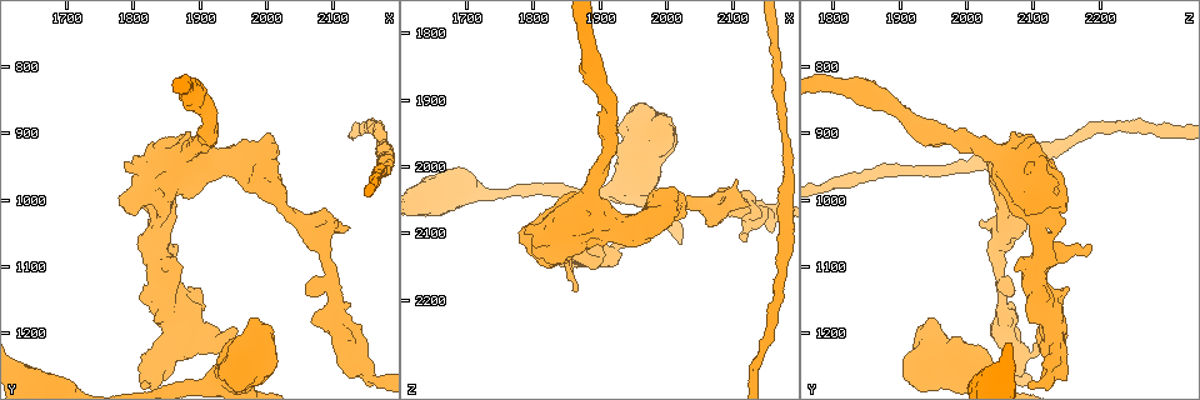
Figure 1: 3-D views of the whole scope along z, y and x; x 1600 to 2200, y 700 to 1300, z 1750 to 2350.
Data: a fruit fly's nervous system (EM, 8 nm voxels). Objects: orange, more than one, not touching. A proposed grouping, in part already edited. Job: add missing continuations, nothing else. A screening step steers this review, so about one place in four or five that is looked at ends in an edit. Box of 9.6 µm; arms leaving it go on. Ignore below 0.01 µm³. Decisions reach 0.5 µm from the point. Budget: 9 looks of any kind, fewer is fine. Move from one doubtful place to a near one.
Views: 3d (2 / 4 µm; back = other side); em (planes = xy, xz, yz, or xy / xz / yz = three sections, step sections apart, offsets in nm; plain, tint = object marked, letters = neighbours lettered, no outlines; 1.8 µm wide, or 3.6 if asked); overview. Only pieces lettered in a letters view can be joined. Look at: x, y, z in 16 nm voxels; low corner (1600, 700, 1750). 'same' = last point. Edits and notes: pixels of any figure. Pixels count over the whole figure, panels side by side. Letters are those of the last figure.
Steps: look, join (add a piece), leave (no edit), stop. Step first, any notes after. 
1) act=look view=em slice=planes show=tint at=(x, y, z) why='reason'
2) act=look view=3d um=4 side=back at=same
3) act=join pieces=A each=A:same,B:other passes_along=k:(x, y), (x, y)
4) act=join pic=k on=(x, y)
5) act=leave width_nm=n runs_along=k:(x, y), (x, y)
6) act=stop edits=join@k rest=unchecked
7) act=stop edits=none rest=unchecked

act=look view=em slice=planes show=letters at=(2060, 1040, 2060) why='looks like a crossing'

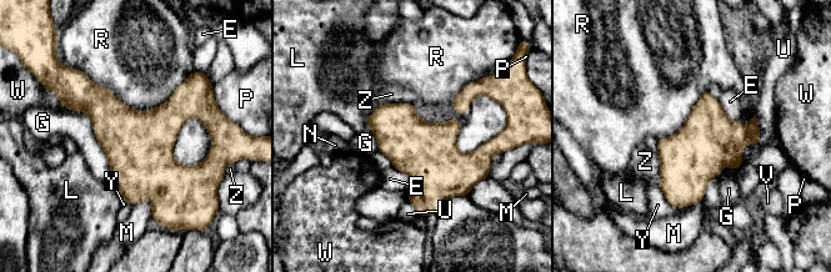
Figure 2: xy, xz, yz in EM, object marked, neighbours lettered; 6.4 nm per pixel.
act=leave each=E:other,G:other,L:other,M:other,N:other,P:other,R:other,U:other,V:other,W:other,Y:other,Z:other found='no lettered piece goes on from it'

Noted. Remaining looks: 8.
act=look view=em slice=xy step=8 show=tint at=(1895, 1130, 2155) why='stops while still wide'

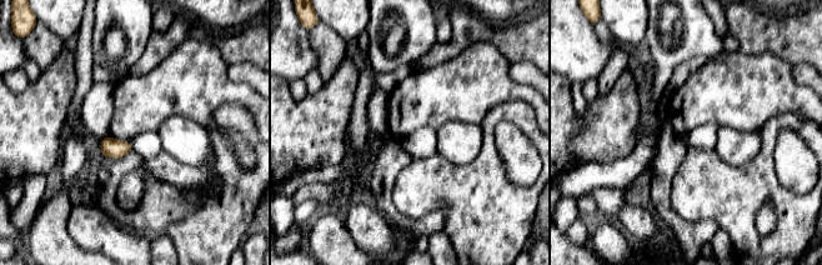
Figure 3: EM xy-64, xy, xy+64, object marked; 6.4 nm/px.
act=look view=em slice=planes show=letters at=same

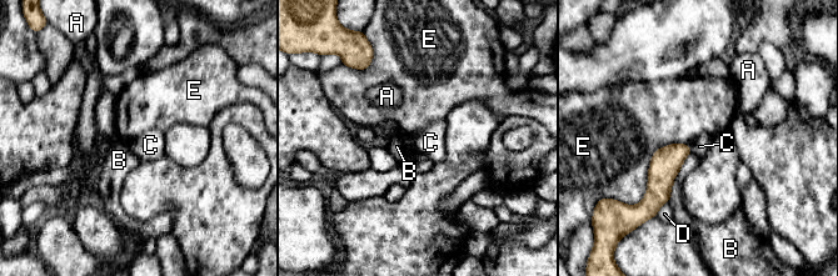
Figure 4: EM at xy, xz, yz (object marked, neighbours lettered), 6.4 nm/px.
act=leave each=A:other,B:other,C:other,D:other,E:other border=4:(686, 142), (654, 151), (641, 202) found='no lettered piece goes on from it'

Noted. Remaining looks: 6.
act=look view=em slice=planes show=letters at=(1830, 1005, 2135) why='closes a loop'

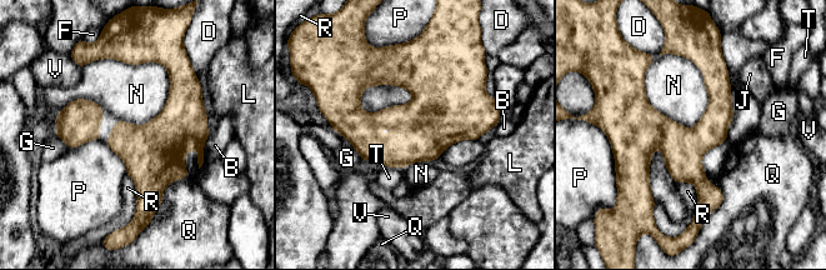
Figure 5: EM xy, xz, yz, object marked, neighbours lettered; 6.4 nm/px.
act=leave each=B:other,D:other,F:other,G:other,J:other,L:other,N:other,P:other,Q:other,R:other,T:other,V:other runs_along=5:(701, 55), (716, 119), (695, 144), (700, 205) found='none of them fits'

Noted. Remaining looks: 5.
act=look view=em slice=planes show=letters at=(1835, 1255, 2130)

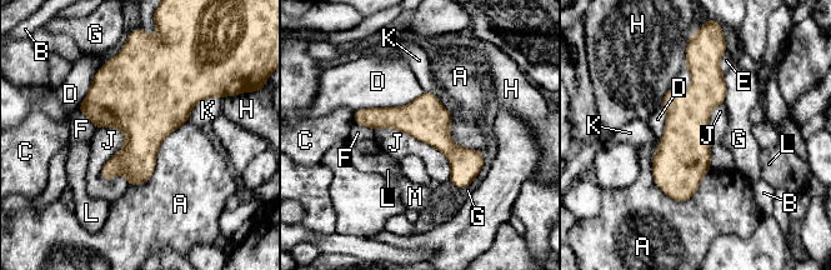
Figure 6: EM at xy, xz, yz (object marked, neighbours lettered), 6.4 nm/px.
act=leave width_nm=280 each=A:other,B:other,C:other,D:other,E:other,F:other,G:other,H:other,J:other,K:other,L:other,M:other border=6:(96, 128), (129, 184) found='no lettered piece goes on from it'

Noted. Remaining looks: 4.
act=stop edits=none rest=unchecked

